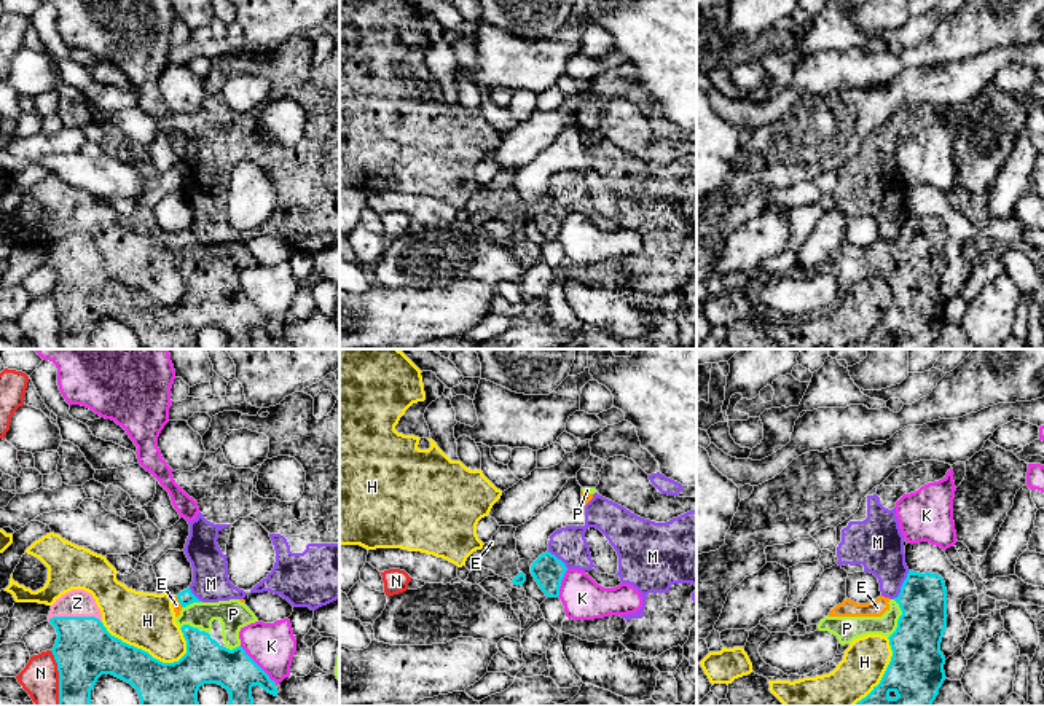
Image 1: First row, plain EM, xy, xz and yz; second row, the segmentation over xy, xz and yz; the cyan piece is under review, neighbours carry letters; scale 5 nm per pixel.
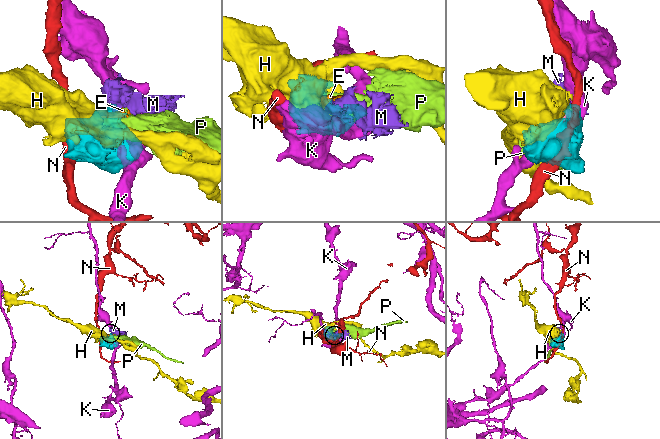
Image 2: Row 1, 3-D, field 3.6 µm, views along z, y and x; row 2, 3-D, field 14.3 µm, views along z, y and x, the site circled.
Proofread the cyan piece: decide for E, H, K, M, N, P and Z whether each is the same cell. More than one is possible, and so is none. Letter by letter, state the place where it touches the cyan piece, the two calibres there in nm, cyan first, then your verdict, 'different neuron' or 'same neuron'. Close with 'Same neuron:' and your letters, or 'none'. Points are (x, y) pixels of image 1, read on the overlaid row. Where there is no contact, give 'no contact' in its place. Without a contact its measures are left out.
E: meets cyan in xy at (179, 601); 80 nm thick on the cyan side, 50 nm on the other; same neuron
H: meets cyan in xy at (144, 651); 280 nm thick on the cyan side, 280 nm on the other; different neuron
K: meets cyan in xy at (257, 665); 220 nm thick on the cyan side, 240 nm on the other; different neuron
M: meets cyan in yz at (902, 585); 240 nm thick on the cyan side, 260 nm on the other; different neuron
N: meets cyan in xy at (59, 678); 300 nm thick on the cyan side, 190 nm on the other; different neuron
P: meets cyan in yz at (899, 619); 280 nm thick on the cyan side, 120 nm on the other; same neuron
Z: meets cyan in xy at (75, 617); 300 nm thick on the cyan side, 140 nm on the other; same neuron
Same neuron: E, P, Z

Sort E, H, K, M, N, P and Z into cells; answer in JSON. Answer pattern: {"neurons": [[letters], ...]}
{"neurons": [["E", "P", "Z"], ["H"], ["K"], ["M"], ["N"]]}

